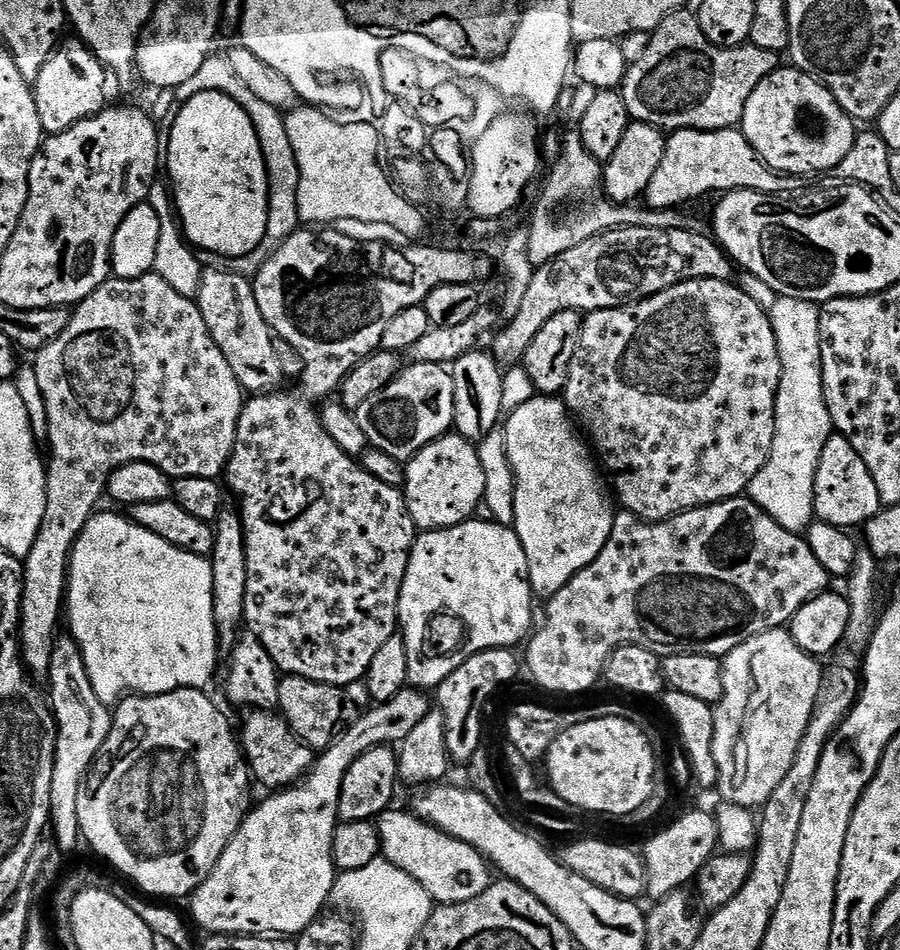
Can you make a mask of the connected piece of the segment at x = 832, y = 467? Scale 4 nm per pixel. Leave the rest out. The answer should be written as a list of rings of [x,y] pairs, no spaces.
[[[833,434],[822,450],[822,458],[818,462],[818,474],[814,478],[814,516],[816,520],[826,522],[835,528],[845,530],[859,529],[873,520],[882,510],[878,486],[874,486],[874,478],[870,478],[870,470],[866,470],[866,462],[858,458],[858,450],[850,446],[846,437]]]

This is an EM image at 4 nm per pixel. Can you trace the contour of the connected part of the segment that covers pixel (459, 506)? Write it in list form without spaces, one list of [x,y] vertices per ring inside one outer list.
[[[459,434],[440,436],[427,444],[416,456],[407,461],[404,469],[404,501],[408,516],[416,523],[417,529],[452,528],[477,515],[476,507],[481,507],[486,490],[486,474],[482,474],[482,462],[477,445]]]

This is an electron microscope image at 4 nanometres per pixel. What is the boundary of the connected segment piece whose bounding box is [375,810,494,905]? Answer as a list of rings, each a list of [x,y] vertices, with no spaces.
[[[396,811],[383,812],[375,821],[383,859],[398,866],[398,870],[406,870],[406,874],[410,874],[410,878],[414,878],[414,882],[418,882],[418,886],[422,886],[437,905],[470,902],[470,898],[478,898],[478,894],[494,883],[489,861],[477,848],[441,832],[411,811]]]

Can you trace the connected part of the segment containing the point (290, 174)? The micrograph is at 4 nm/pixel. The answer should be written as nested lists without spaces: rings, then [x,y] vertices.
[[[213,54],[209,56],[206,62],[202,62],[202,67],[198,70],[198,74],[194,74],[194,78],[189,78],[186,82],[182,82],[182,86],[175,88],[174,96],[177,101],[183,102],[194,98],[194,94],[202,94],[203,92],[226,94],[230,98],[234,98],[234,102],[238,102],[238,106],[242,106],[242,110],[246,110],[246,114],[250,114],[250,122],[254,122],[254,130],[258,134],[258,142],[262,146],[262,154],[266,162],[268,221],[266,222],[266,234],[262,238],[262,242],[250,254],[239,258],[229,258],[213,252],[201,251],[199,253],[200,262],[205,269],[226,270],[239,276],[252,278],[259,272],[261,266],[286,242],[286,238],[293,236],[301,227],[298,158],[295,157],[293,143],[290,142],[286,130],[285,113],[281,109],[262,102],[262,98],[257,98],[251,92],[250,86],[245,86],[242,83],[242,78],[238,78],[238,74],[234,74],[234,66],[230,66],[227,55]]]

